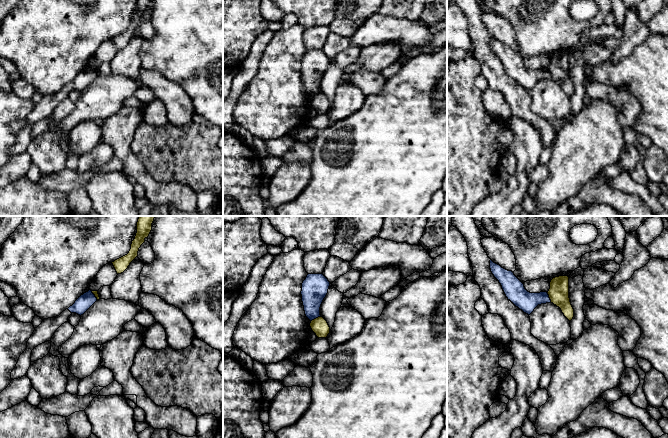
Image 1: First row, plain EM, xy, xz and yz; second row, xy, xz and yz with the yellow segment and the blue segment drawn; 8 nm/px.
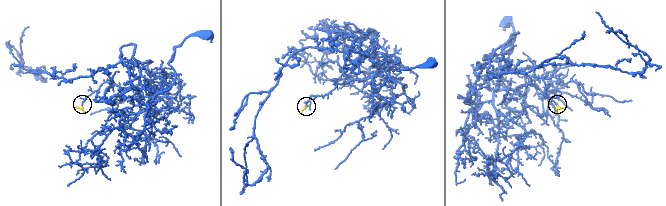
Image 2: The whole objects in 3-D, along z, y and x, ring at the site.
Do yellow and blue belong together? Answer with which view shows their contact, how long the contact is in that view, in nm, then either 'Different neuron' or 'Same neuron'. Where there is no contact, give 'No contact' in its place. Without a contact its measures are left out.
Touches yellow in yz. Shared border 100 nm. Different neuron

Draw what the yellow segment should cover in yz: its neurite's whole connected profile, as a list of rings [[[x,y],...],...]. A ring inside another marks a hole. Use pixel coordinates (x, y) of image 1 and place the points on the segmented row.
[[[559,276],[553,278],[547,293],[551,303],[559,307],[564,316],[571,321],[574,317],[574,309],[569,298],[569,277]]]

